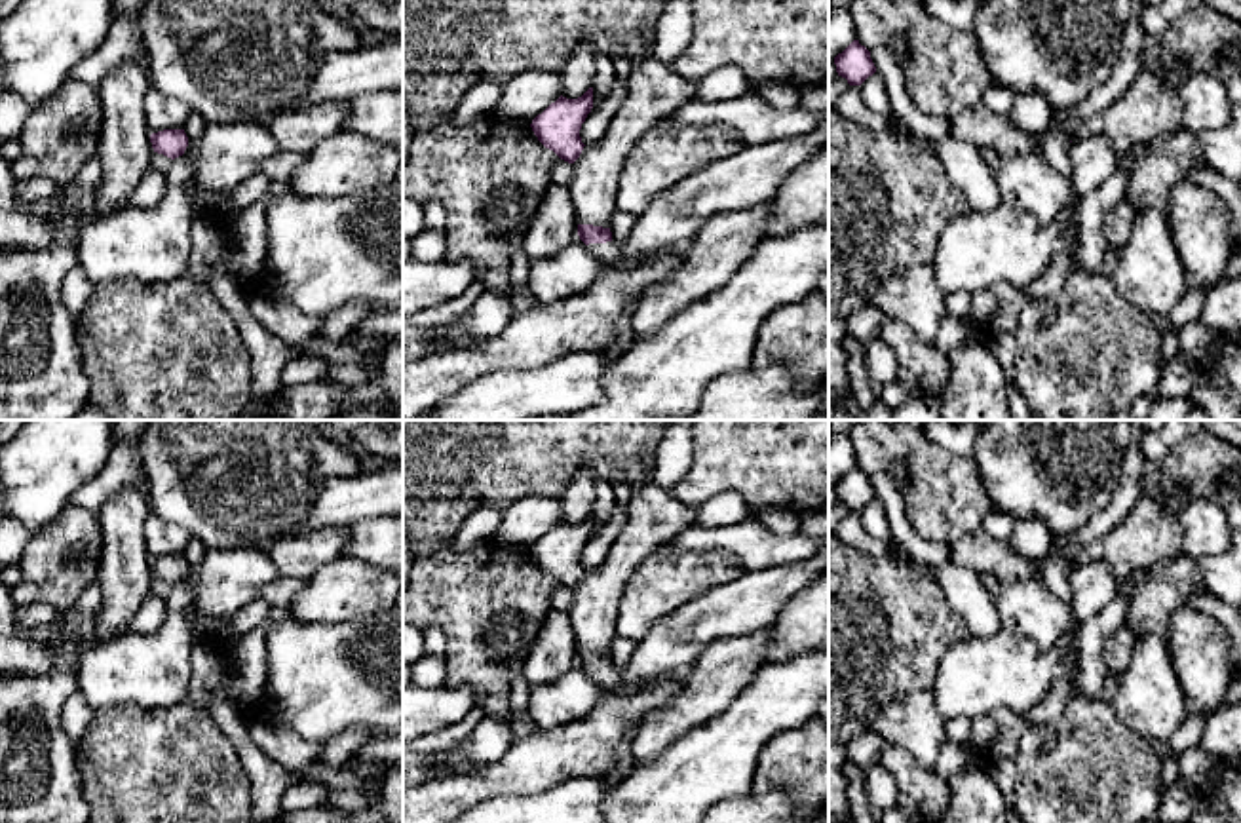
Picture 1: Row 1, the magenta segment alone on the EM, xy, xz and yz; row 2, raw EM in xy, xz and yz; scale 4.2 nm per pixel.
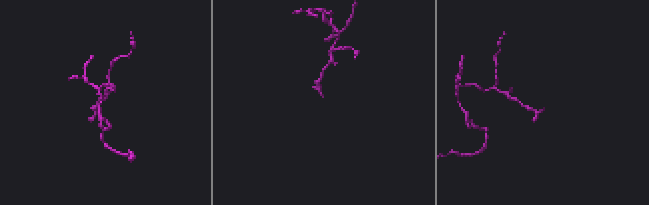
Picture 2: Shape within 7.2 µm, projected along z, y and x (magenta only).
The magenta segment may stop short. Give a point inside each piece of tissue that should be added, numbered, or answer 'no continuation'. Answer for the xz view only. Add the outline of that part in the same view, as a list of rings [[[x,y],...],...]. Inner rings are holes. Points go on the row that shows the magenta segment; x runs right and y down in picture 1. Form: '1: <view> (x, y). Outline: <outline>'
1: xz (586, 322). Outline: [[[614,241],[589,243],[587,249],[599,258],[601,272],[583,293],[515,314],[498,335],[477,344],[403,365],[403,420],[414,420],[485,374],[532,371],[572,352],[604,350],[629,306],[684,262],[684,255],[663,251],[623,266]]]

